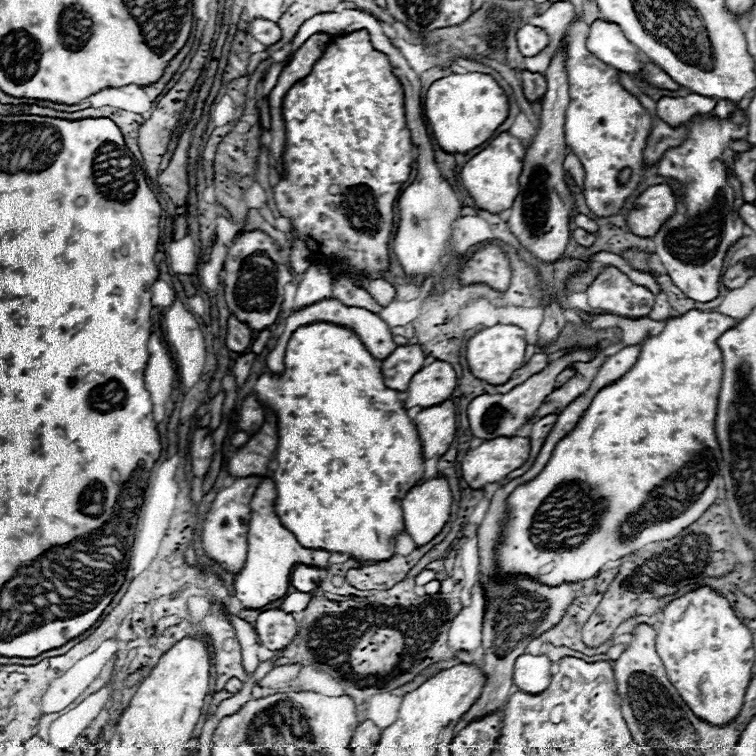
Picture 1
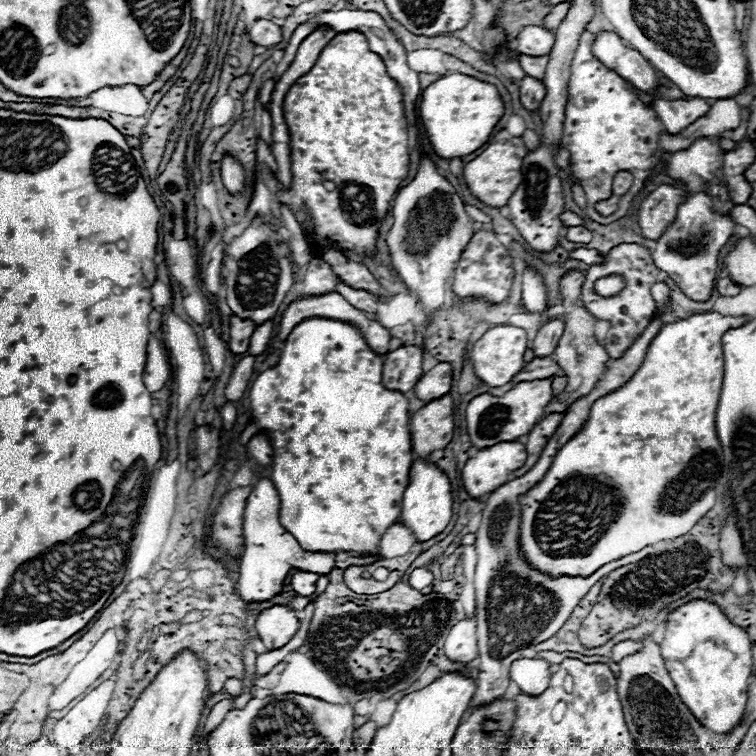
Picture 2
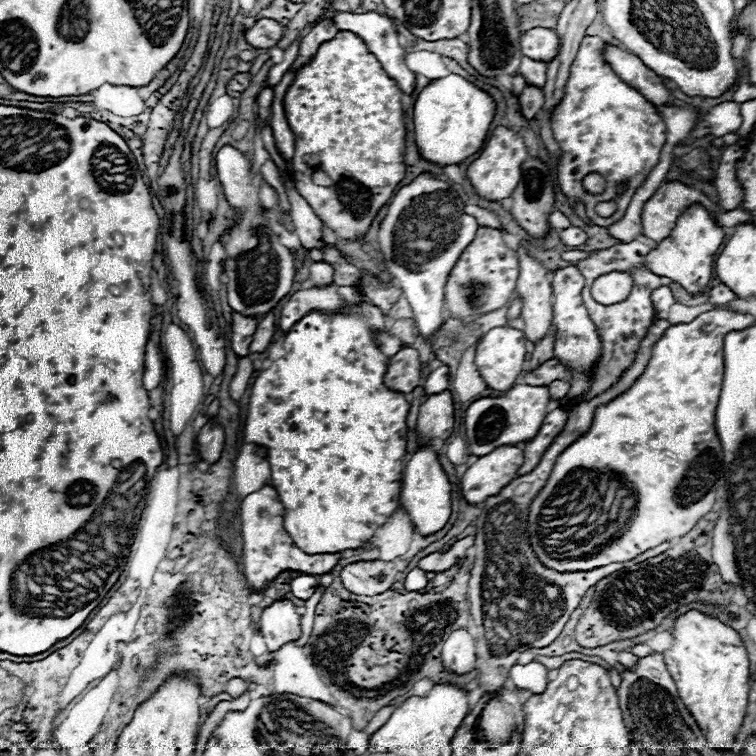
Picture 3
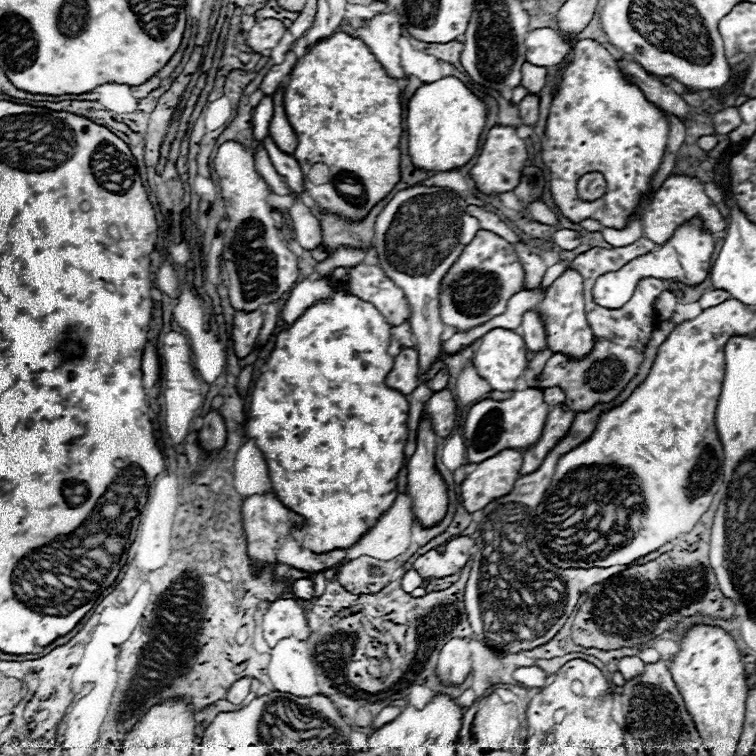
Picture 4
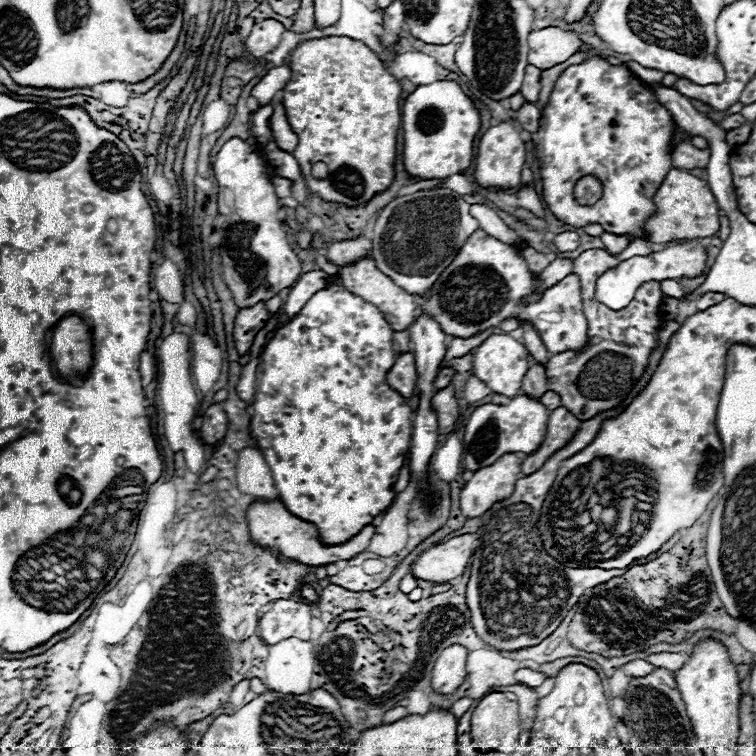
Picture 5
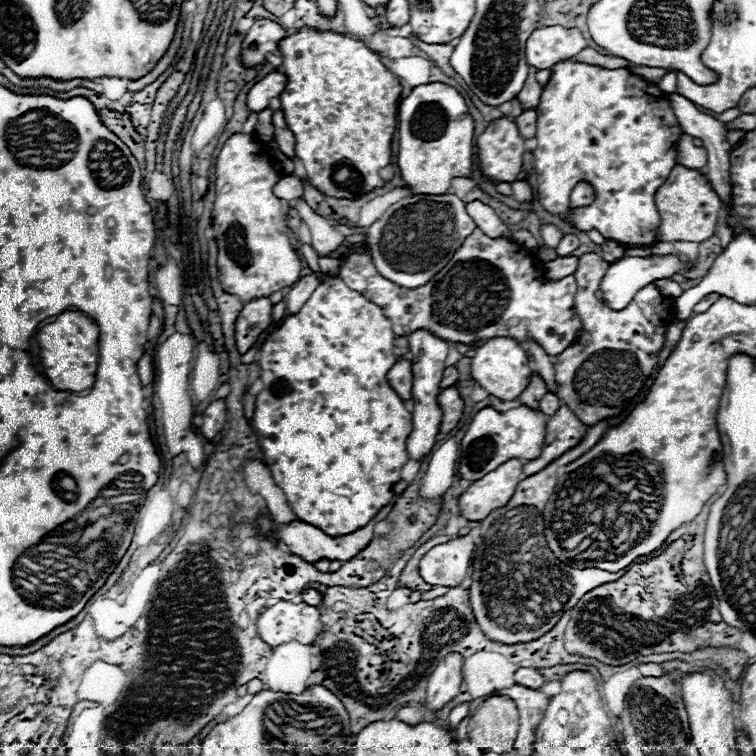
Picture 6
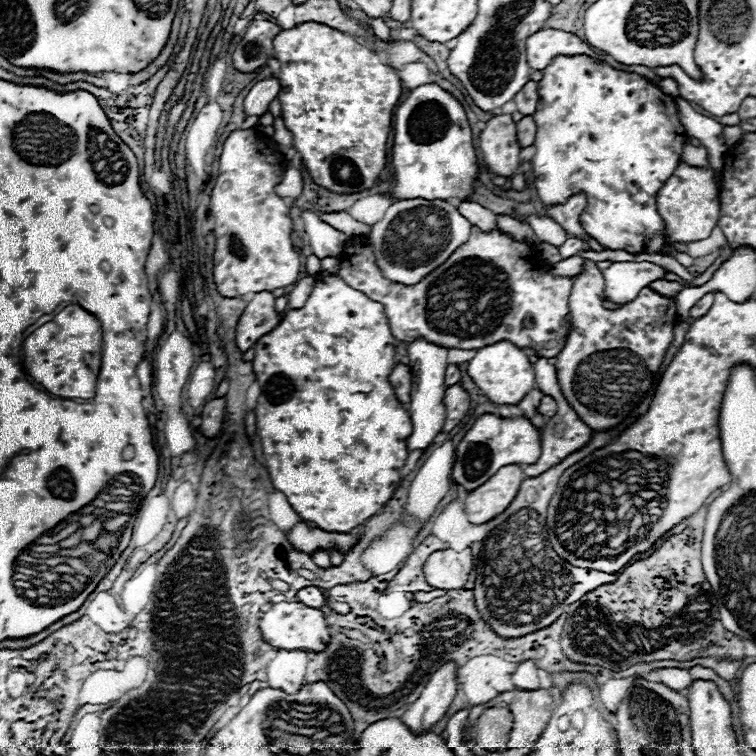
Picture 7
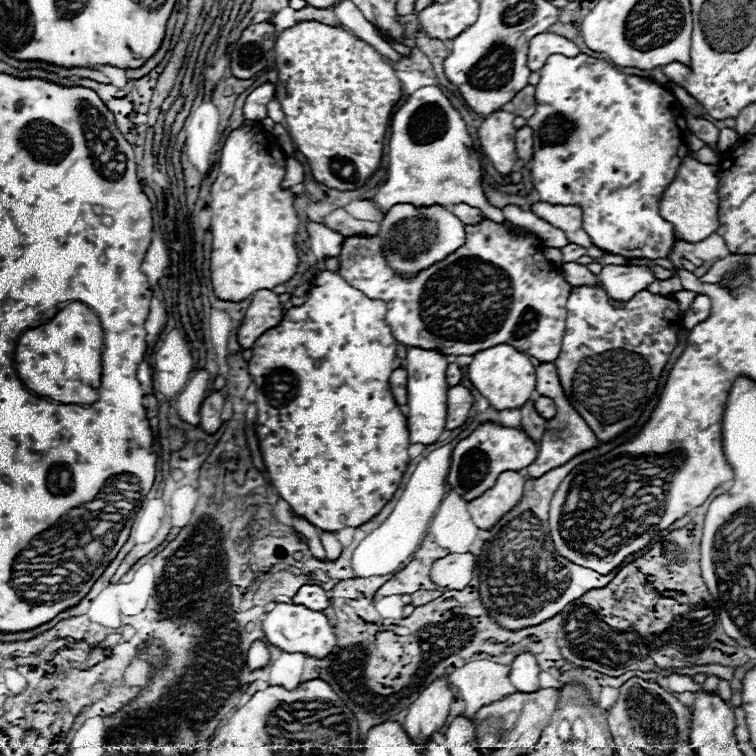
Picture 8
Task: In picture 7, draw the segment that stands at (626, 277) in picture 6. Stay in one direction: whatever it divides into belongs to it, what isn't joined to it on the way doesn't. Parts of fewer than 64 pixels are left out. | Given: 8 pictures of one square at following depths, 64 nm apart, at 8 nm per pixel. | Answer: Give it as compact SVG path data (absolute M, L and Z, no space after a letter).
M616 262L610 264L604 274L606 296L614 304L628 304L638 296L642 288L664 276L664 268L650 262Z

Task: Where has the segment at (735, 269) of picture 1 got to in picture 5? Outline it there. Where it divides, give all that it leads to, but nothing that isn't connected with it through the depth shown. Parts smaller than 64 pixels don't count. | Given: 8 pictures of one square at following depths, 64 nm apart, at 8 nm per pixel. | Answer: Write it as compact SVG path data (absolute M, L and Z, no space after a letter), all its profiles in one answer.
M708 292L708 294L704 294L704 296L700 296L700 298L696 300L696 308L698 308L698 310L710 308L710 306L714 306L714 304L722 302L724 298L726 298L724 294L718 294L718 292Z

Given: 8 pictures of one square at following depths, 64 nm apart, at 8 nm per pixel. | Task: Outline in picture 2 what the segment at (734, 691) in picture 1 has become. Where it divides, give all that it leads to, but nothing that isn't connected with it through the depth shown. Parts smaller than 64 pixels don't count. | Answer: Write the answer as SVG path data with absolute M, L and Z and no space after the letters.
M692 600L668 616L666 638L660 646L668 674L672 676L680 700L716 736L726 736L740 724L748 698L748 678L752 674L752 648L748 634L734 626L716 604Z

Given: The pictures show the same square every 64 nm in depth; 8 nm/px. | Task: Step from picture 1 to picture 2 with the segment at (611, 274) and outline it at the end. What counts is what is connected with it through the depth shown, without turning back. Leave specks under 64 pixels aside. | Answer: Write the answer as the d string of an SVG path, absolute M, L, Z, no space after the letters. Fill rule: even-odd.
M620 244L620 246L612 248L608 254L604 254L604 262L602 264L588 266L586 282L582 286L582 300L584 300L586 310L592 316L596 316L600 320L608 320L610 326L612 326L608 330L608 340L614 346L606 346L606 352L608 352L610 360L616 360L616 356L624 356L624 352L634 344L634 340L654 320L654 316L656 316L656 302L654 302L654 298L650 294L650 288L652 288L652 284L665 282L668 278L668 274L654 268L652 252L646 246L640 246L640 244ZM610 274L622 274L626 278L626 288L614 300L604 300L604 298L594 294L594 282L598 278L610 276Z

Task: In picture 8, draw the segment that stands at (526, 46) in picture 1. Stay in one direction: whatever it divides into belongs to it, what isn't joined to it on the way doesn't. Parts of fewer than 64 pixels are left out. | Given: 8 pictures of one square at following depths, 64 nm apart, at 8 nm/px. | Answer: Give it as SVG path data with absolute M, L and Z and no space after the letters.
M538 34L530 40L530 50L528 50L528 68L530 70L540 70L546 62L548 56L552 54L562 54L562 56L576 56L578 46L572 44L570 40L558 36L558 34Z

